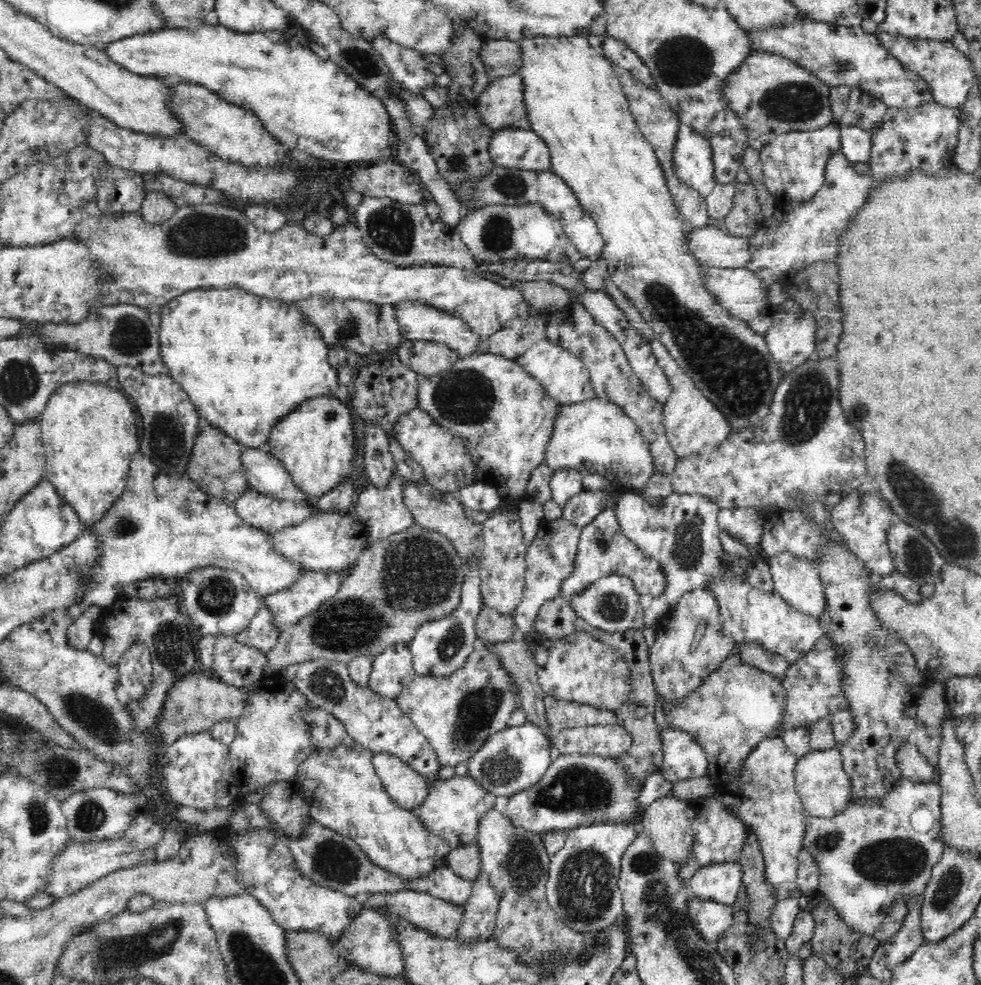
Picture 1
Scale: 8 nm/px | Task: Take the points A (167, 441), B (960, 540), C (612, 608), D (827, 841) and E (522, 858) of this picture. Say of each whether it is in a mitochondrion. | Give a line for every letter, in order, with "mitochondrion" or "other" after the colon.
A: mitochondrion
B: mitochondrion
C: mitochondrion
D: mitochondrion
E: mitochondrion

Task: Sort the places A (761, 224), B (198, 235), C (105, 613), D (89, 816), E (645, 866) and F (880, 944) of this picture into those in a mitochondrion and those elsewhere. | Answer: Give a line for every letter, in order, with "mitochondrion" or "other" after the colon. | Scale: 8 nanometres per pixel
A: other
B: mitochondrion
C: other
D: mitochondrion
E: mitochondrion
F: other

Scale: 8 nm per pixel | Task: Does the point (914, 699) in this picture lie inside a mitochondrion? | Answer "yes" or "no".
no

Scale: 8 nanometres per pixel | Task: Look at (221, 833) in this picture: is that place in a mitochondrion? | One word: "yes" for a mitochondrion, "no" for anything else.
no

